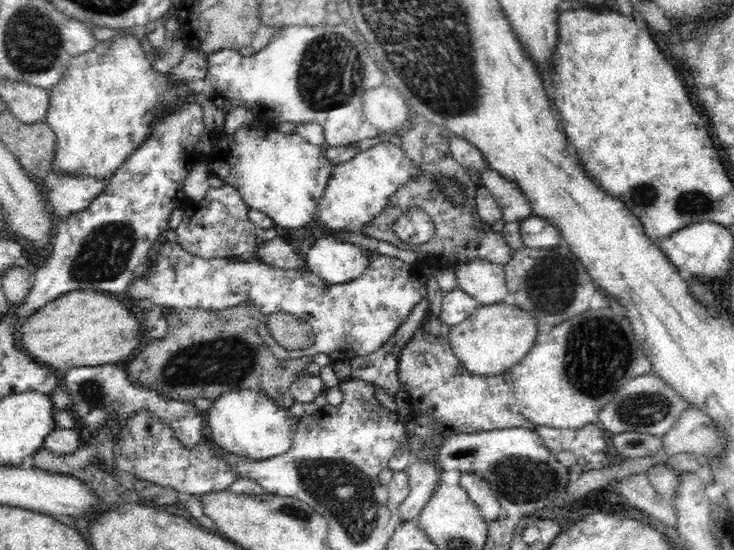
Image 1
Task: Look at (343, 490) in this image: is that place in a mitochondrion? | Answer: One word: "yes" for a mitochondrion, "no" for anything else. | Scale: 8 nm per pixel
yes

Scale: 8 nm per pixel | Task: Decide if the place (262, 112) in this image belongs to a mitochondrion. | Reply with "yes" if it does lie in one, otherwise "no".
no

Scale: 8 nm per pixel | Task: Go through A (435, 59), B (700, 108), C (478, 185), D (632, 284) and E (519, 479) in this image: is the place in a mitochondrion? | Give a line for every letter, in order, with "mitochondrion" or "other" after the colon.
A: mitochondrion
B: other
C: other
D: other
E: mitochondrion

